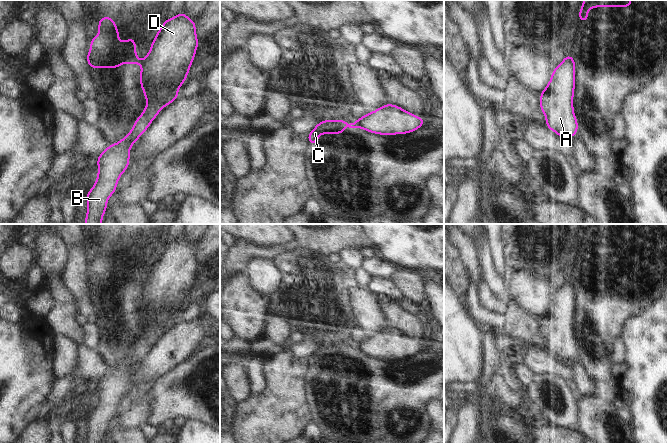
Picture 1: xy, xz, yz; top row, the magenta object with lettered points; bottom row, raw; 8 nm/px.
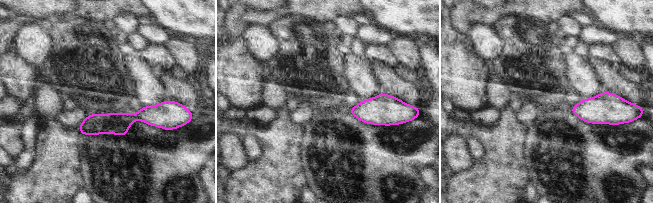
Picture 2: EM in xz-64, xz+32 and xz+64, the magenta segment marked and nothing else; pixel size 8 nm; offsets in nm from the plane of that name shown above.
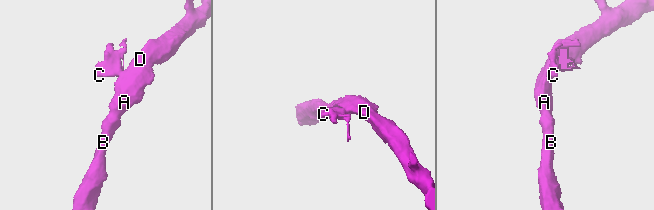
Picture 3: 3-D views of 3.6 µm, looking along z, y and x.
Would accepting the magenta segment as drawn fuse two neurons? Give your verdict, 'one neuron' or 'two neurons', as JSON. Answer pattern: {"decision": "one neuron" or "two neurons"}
{"decision": "two neurons"}

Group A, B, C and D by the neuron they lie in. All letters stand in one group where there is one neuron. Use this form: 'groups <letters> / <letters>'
groups A B D / C

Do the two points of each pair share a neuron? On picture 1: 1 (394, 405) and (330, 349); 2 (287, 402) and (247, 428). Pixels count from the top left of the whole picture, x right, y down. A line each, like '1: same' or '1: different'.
1: same
2: same

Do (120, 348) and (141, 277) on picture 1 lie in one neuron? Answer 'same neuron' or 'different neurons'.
same neuron

